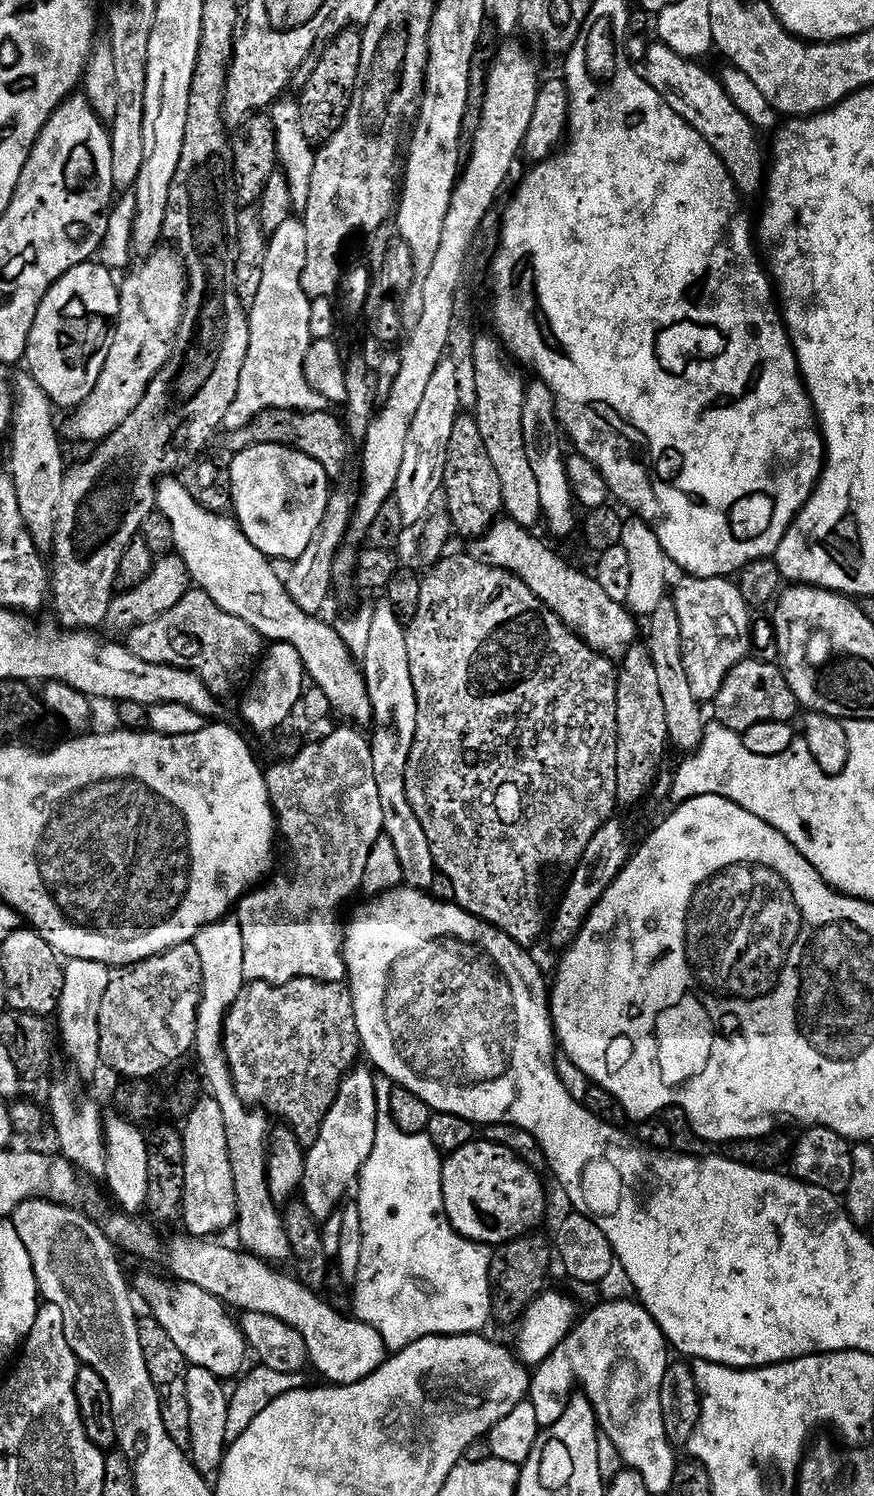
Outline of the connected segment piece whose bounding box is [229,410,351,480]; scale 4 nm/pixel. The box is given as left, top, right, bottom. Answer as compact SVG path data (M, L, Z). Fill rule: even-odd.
M268 411L263 412L254 422L253 428L233 432L229 437L232 449L240 451L249 448L255 441L259 444L285 443L289 447L295 447L306 454L307 457L318 461L329 479L336 480L340 477L347 464L350 454L350 439L345 425L330 414L331 411L293 413L290 411ZM256 432L256 436L253 434Z

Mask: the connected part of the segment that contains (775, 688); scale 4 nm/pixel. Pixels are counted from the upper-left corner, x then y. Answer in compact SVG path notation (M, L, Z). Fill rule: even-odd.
M745 658L732 667L728 677L724 679L722 690L718 690L714 707L715 723L741 734L750 730L750 726L758 726L758 722L786 724L795 721L796 712L798 713L794 690L790 690L786 682L783 667L775 663L767 664L757 658Z

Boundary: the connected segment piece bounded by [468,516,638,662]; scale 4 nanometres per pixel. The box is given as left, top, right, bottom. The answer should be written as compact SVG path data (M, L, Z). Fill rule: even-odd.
M498 519L491 529L469 546L468 554L480 564L506 569L515 573L531 592L543 602L558 619L585 641L594 651L607 656L613 662L624 659L625 645L620 645L620 636L632 636L636 632L637 617L625 605L608 597L595 577L577 572L552 549L548 548L529 529L513 519Z

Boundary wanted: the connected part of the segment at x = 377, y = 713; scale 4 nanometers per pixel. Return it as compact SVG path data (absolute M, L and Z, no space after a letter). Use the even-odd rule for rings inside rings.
M380 598L371 611L372 626L368 646L362 657L362 671L372 706L374 734L370 738L371 757L381 799L384 833L394 843L402 866L404 884L409 888L429 891L435 880L438 880L433 850L418 816L406 798L406 766L409 765L410 750L413 749L414 734L417 733L417 694L414 693L410 660L407 657L407 629L388 599Z

